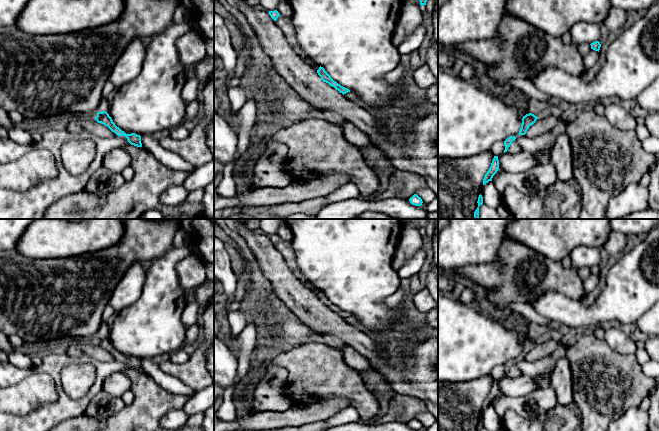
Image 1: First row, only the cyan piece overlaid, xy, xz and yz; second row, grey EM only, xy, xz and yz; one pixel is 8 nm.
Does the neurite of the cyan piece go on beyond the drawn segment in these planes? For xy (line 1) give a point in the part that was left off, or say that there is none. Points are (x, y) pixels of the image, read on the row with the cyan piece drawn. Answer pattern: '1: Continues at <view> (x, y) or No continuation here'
1: No continuation here

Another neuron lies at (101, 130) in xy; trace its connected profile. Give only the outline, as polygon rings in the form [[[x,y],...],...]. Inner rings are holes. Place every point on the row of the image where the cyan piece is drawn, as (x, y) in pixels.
[[[70,118],[63,122],[62,126],[74,135],[94,133],[103,138],[109,138],[116,135],[107,126],[90,118]]]

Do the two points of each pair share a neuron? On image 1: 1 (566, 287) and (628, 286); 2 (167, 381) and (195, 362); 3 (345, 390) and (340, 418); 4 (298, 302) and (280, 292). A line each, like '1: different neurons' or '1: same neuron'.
1: different neurons
2: different neurons
3: different neurons
4: same neuron

